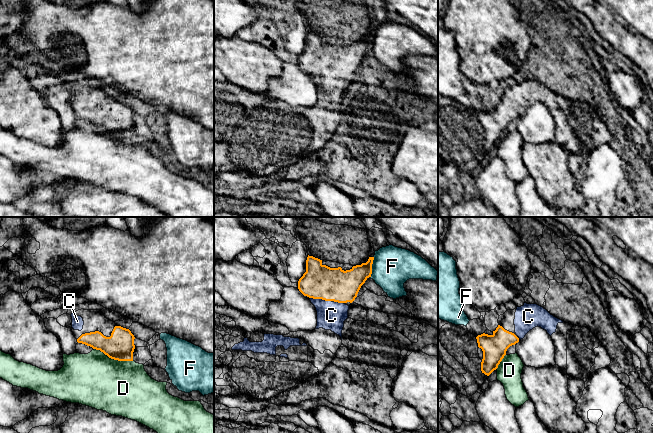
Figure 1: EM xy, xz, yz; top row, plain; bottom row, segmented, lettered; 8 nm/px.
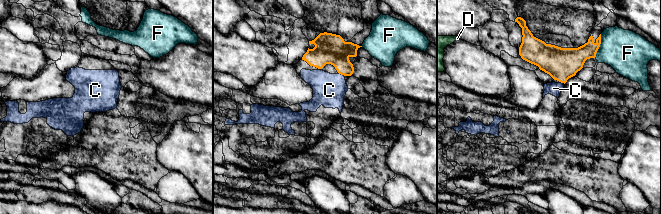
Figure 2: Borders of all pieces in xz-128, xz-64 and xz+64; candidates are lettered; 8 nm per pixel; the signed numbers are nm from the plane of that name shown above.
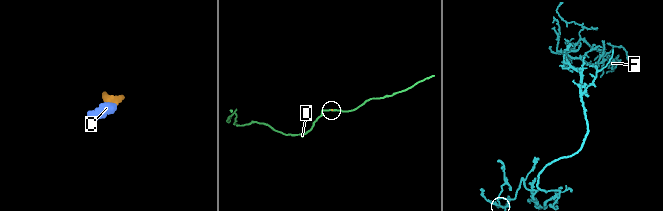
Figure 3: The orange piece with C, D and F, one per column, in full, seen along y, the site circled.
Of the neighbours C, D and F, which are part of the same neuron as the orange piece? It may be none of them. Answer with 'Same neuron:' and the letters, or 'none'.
Same neuron: C

